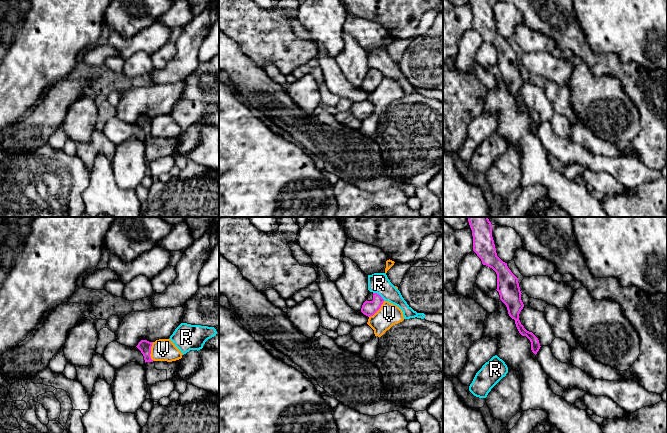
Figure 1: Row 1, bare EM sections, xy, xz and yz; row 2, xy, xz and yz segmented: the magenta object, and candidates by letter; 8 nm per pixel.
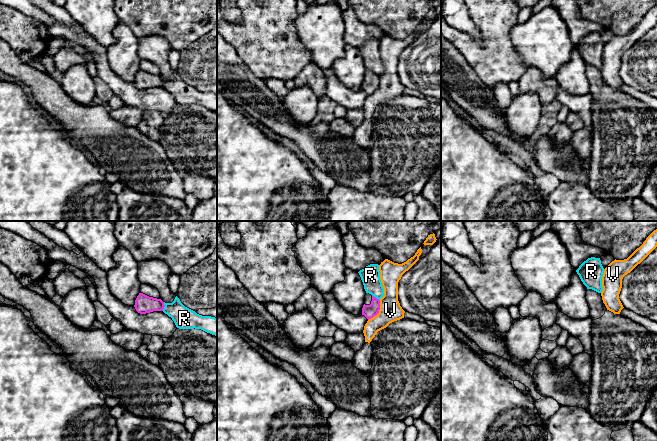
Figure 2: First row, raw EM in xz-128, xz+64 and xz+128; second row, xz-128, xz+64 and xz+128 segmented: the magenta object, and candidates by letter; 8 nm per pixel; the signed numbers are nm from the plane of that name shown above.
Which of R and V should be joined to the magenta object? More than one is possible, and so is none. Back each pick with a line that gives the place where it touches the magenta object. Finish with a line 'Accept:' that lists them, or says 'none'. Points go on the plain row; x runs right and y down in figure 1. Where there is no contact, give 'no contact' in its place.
Accept: none

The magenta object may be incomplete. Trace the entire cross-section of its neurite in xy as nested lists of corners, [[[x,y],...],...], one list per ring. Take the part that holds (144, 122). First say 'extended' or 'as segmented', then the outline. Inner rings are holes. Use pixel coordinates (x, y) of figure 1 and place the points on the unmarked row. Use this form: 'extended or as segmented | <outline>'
extended | [[[141,116],[136,122],[144,132],[147,160],[153,161],[159,157],[173,156],[181,141],[181,135],[172,138],[152,136],[150,132],[152,119]]]

